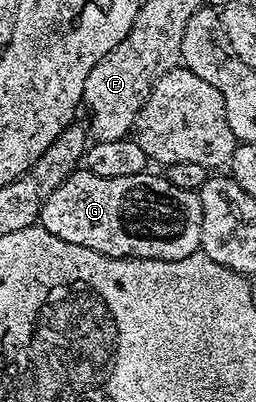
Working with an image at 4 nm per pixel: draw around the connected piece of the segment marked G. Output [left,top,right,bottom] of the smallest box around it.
[39,170,202,260]

